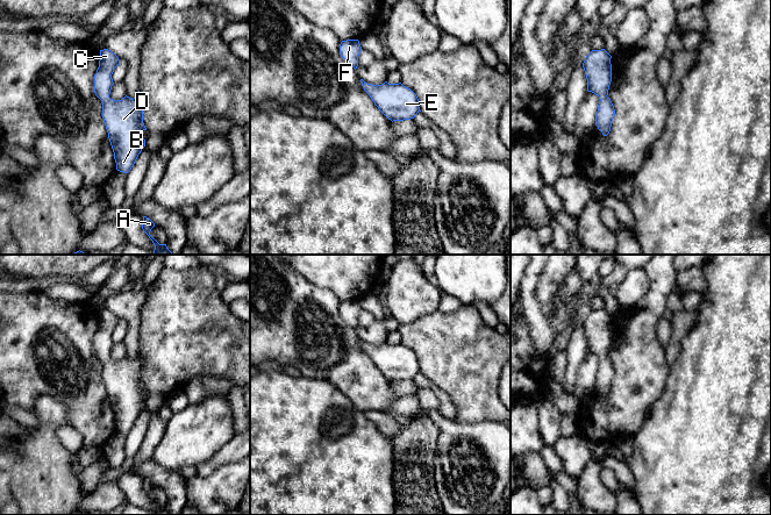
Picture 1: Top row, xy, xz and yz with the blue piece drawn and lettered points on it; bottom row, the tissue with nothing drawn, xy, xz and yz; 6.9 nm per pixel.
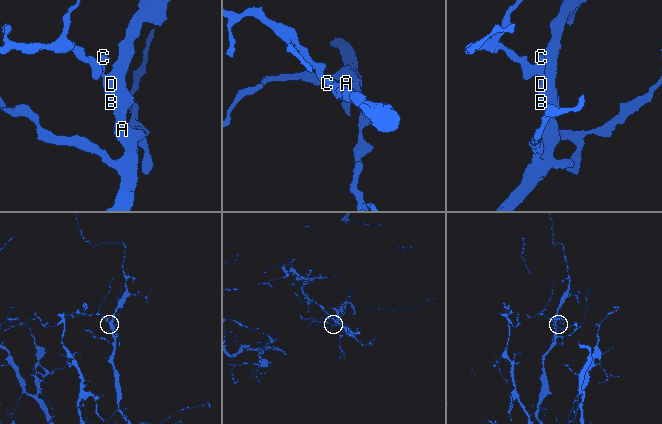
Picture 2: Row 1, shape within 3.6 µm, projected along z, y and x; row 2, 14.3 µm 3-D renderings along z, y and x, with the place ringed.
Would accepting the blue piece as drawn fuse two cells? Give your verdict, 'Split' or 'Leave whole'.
Leave whole

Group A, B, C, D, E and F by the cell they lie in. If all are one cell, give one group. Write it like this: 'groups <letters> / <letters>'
groups A B C D E F

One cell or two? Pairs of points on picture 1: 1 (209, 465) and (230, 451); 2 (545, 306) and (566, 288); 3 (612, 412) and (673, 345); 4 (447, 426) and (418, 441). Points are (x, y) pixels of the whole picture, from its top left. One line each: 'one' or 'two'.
1: one
2: two
3: two
4: two

